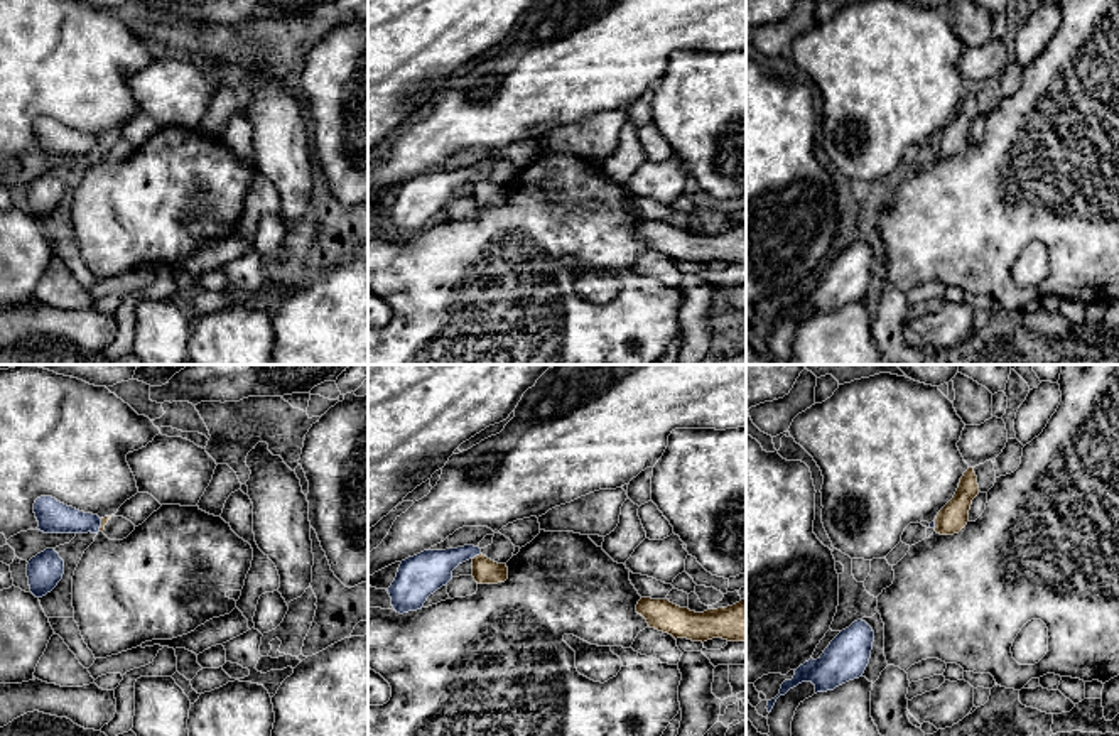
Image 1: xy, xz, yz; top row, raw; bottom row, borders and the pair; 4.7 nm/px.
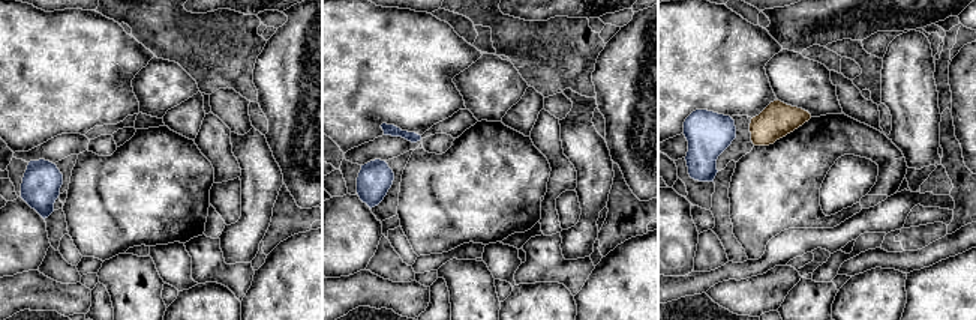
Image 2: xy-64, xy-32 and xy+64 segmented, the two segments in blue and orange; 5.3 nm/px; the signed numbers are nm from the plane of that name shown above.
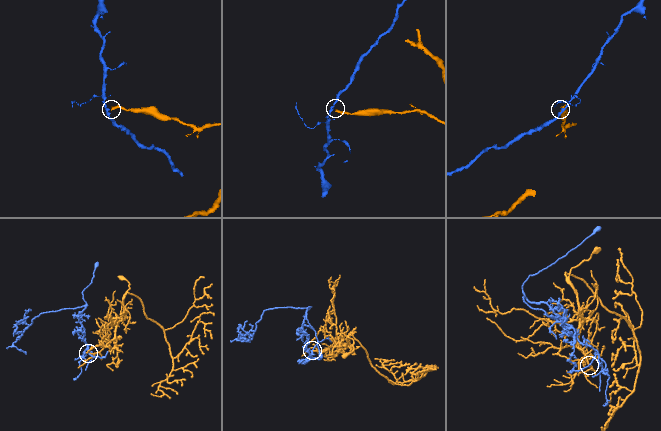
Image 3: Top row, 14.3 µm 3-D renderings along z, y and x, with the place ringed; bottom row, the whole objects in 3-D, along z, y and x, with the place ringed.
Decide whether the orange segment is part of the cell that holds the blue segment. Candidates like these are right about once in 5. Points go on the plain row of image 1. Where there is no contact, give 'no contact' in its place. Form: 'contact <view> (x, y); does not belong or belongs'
contact xz (476, 176); does not belong

